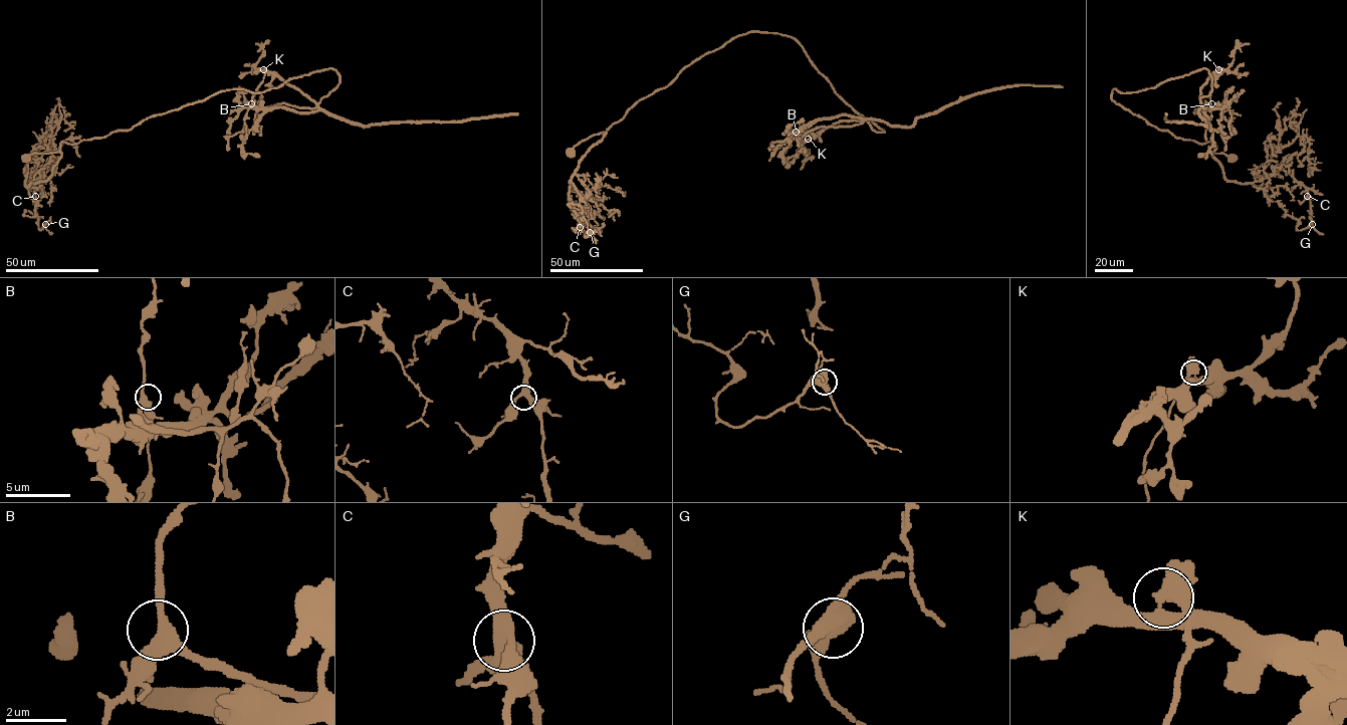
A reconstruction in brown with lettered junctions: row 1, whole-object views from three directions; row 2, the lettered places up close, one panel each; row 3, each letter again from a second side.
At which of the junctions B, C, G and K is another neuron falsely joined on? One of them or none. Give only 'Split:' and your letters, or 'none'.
Split: K

